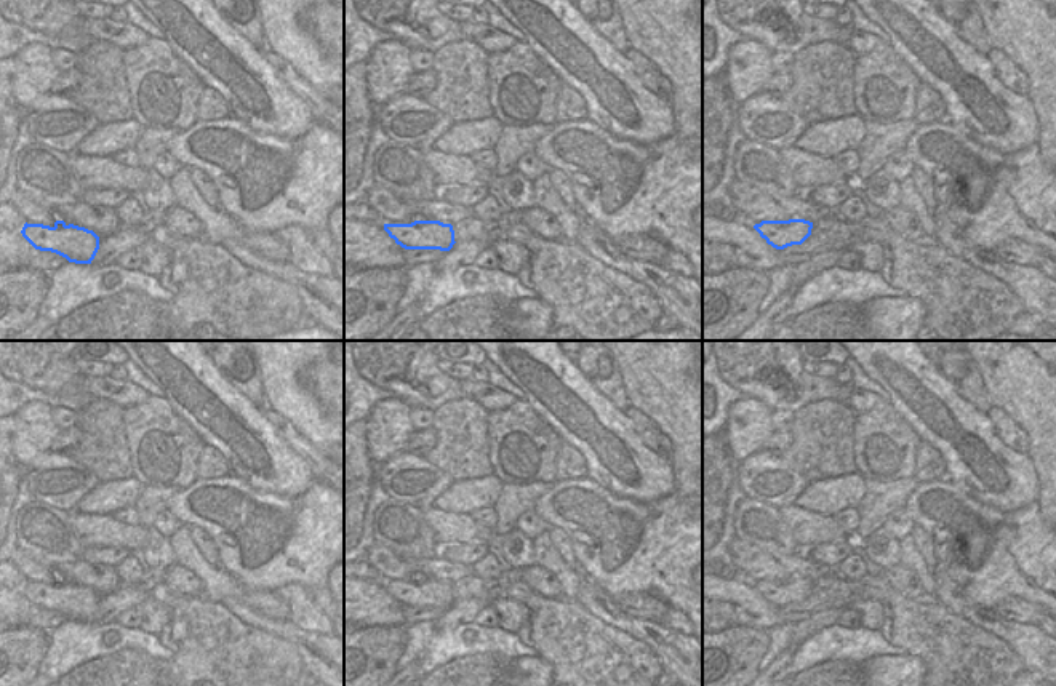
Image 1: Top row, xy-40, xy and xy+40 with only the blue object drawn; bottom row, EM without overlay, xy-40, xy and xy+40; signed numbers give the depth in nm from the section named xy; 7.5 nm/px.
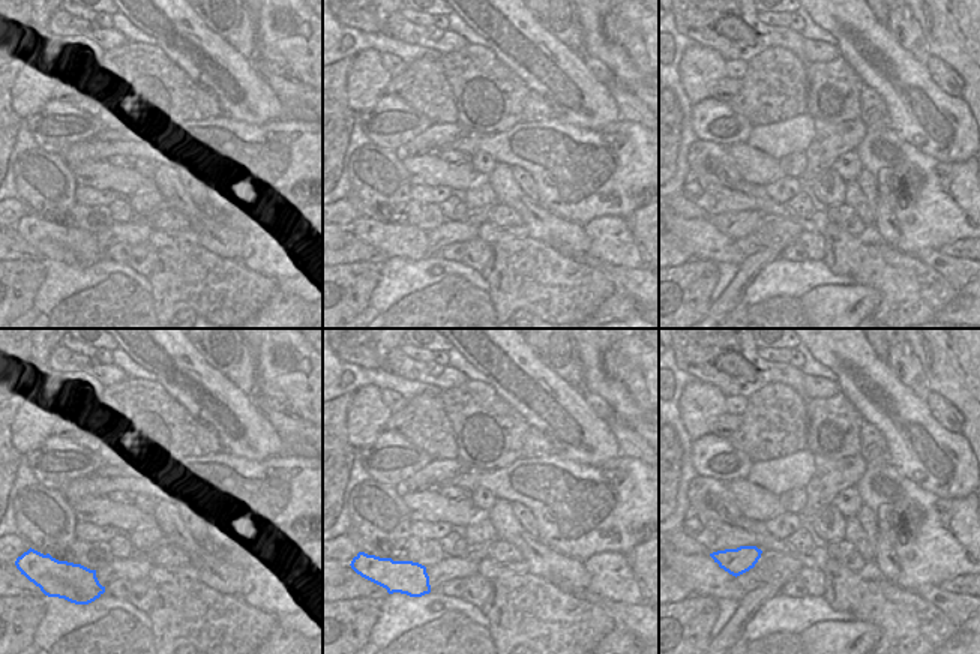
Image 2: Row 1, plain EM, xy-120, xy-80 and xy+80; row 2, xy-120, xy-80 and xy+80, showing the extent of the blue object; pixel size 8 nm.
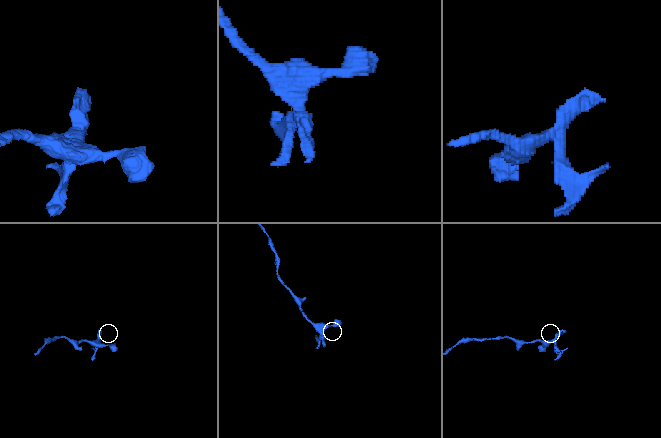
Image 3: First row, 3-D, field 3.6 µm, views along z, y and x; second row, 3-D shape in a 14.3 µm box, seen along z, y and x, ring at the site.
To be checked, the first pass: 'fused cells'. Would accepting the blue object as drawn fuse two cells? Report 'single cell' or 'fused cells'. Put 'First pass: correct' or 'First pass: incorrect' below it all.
fused cells
First pass: correct

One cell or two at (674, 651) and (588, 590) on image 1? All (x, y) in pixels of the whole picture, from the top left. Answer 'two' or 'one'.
one

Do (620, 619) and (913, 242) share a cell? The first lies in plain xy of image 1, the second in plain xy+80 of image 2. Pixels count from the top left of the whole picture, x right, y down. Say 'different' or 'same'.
different

